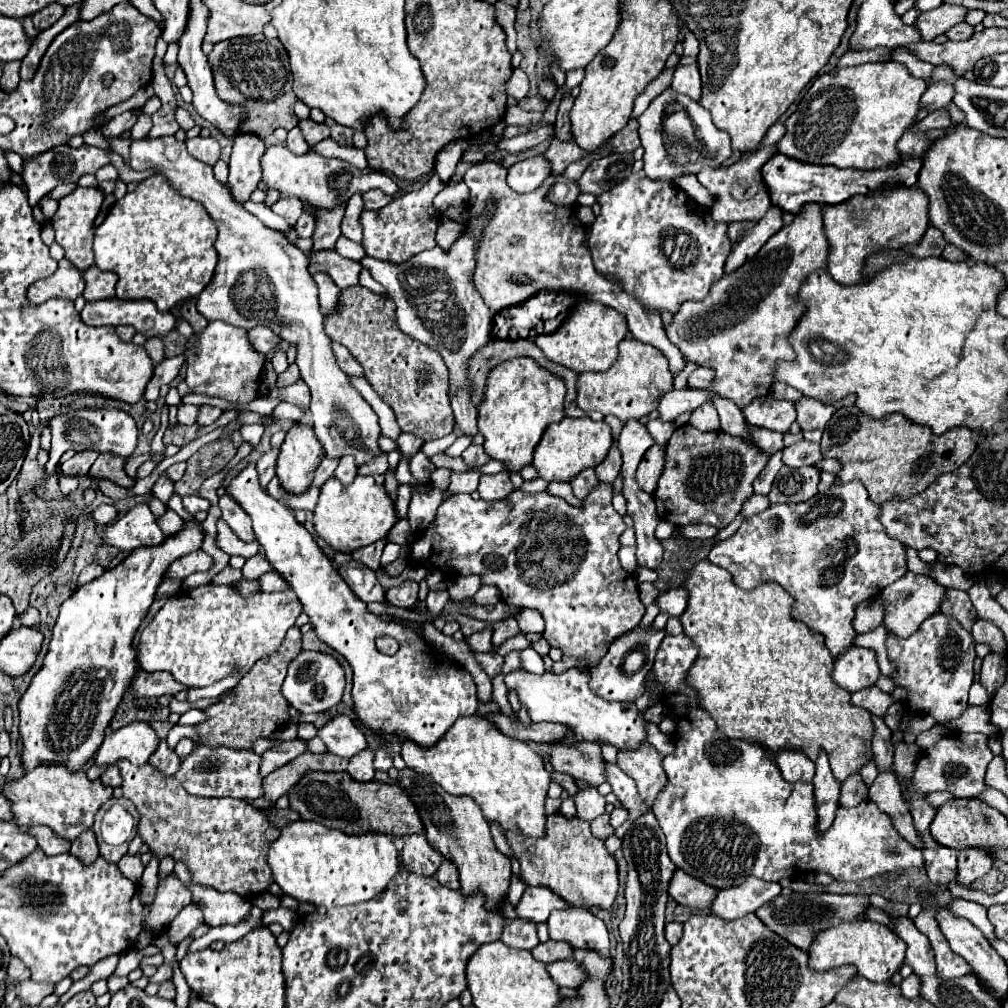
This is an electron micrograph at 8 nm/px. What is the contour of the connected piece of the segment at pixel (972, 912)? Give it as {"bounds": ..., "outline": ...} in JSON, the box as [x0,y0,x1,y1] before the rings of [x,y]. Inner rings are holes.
{"bounds":[949,899,995,939],"outline":[[[955,899],[949,909],[951,909],[955,915],[959,915],[959,917],[969,919],[977,929],[983,931],[983,935],[985,935],[987,939],[993,939],[993,937],[995,937],[995,935],[993,935],[993,925],[991,925],[989,919],[987,919],[987,909],[985,909],[985,907],[981,907],[981,905],[977,905],[977,903],[971,903],[971,901],[965,901],[965,899]]]}

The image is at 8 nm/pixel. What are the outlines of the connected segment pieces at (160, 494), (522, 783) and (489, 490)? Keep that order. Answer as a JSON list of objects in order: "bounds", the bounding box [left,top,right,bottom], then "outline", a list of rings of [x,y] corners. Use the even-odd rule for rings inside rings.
[{"bounds":[152,472,173,505],"outline":[[[163,472],[161,477],[156,481],[152,493],[159,498],[159,501],[163,501],[165,505],[169,503],[169,499],[171,499],[171,495],[173,495],[173,481],[167,478],[165,472]]]},{"bounds":[401,715,551,837],"outline":[[[479,715],[459,717],[455,721],[455,725],[441,737],[441,741],[429,749],[423,749],[411,741],[403,741],[401,757],[409,769],[423,773],[423,775],[431,775],[433,781],[439,783],[447,793],[473,797],[477,801],[477,805],[483,809],[485,819],[489,823],[499,823],[503,833],[517,827],[517,829],[521,829],[521,833],[529,835],[529,837],[545,837],[545,821],[547,821],[545,799],[547,799],[547,789],[551,783],[551,777],[545,771],[545,763],[527,743],[503,735],[485,717],[483,719]]]},{"bounds":[477,471,513,501],"outline":[[[501,471],[497,475],[481,475],[477,491],[483,501],[501,501],[513,491],[513,483],[507,471]]]}]

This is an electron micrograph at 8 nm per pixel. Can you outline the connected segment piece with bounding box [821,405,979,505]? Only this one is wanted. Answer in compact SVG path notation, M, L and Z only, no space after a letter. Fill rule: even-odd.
M855 405L853 407L843 407L839 409L831 421L827 423L821 439L821 453L827 459L837 459L841 461L841 473L837 473L837 479L841 483L849 481L861 481L865 489L869 491L869 499L873 499L877 505L883 505L885 501L891 499L909 499L921 491L925 491L939 475L955 471L963 461L975 451L979 437L977 433L969 431L967 427L955 427L947 431L945 435L933 435L931 429L911 425L903 415L889 415L881 421L869 419L863 415Z

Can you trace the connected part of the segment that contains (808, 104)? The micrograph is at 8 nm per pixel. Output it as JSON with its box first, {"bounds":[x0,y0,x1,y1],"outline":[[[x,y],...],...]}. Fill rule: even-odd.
{"bounds":[779,61,927,169],"outline":[[[895,61],[883,63],[865,63],[857,67],[847,67],[835,73],[825,73],[813,81],[797,111],[785,121],[787,133],[779,141],[779,151],[795,161],[807,161],[813,165],[835,165],[835,167],[853,167],[853,169],[879,169],[891,165],[899,159],[897,141],[915,123],[919,113],[919,99],[925,93],[927,85],[923,79],[909,75],[905,65]]]}

